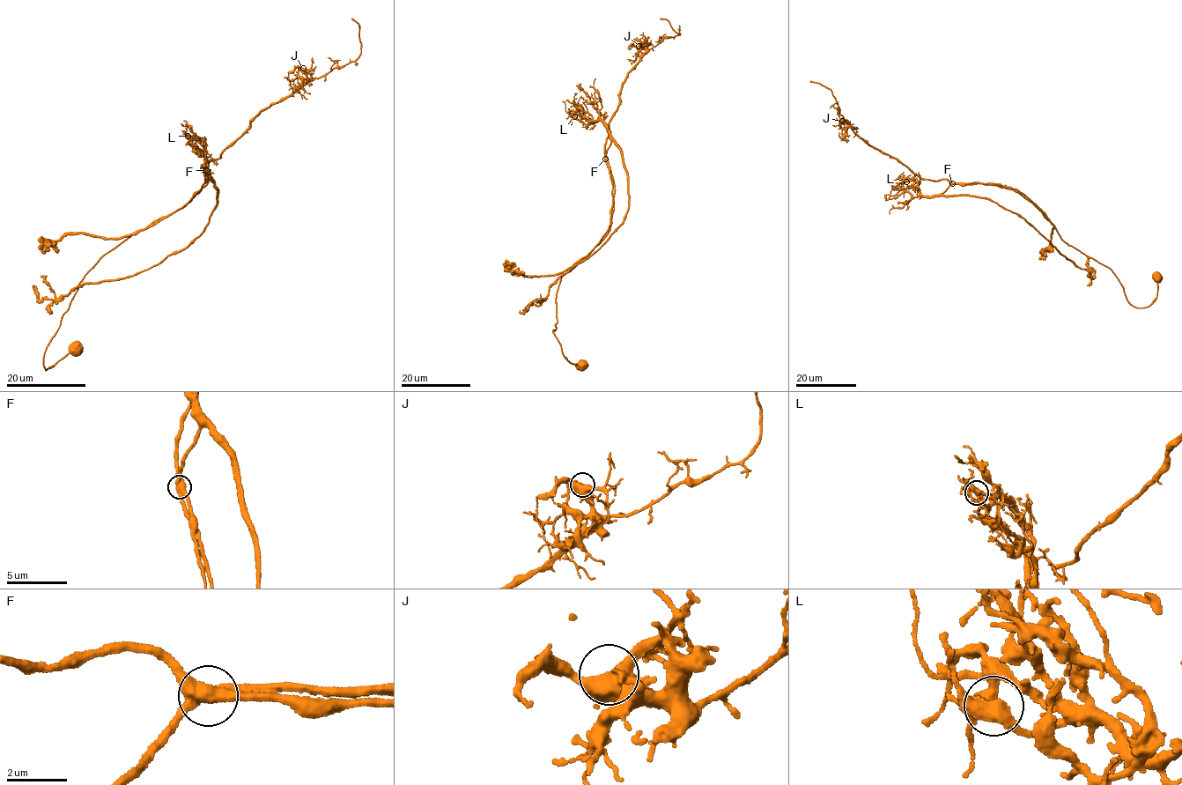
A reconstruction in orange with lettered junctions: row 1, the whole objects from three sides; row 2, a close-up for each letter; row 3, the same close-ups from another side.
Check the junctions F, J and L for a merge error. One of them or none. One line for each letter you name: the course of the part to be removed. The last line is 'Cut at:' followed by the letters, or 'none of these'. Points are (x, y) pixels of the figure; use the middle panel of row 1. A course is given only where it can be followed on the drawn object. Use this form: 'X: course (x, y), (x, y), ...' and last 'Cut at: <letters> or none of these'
F: course (605, 159), (609, 122), (618, 104), (626, 72), (643, 54), (662, 40), (679, 34), (668, 21), (660, 18)
Cut at: F

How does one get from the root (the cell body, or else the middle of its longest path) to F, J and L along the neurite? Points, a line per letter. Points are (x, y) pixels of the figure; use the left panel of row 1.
F: (76, 347), (45, 370), (45, 351), (84, 276), (129, 236), (186, 203), (206, 181), (205, 169)
J: (76, 347), (45, 370), (45, 351), (84, 276), (129, 236), (186, 203), (210, 159), (306, 81), (303, 68)
L: (76, 347), (45, 370), (45, 351), (84, 276), (181, 208), (206, 170), (212, 179), (206, 151), (188, 136)

